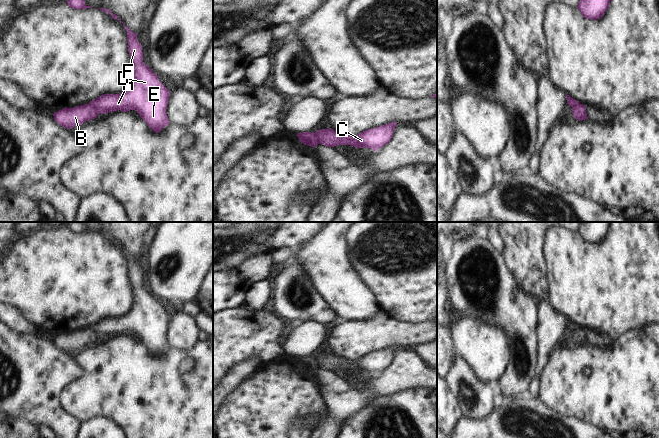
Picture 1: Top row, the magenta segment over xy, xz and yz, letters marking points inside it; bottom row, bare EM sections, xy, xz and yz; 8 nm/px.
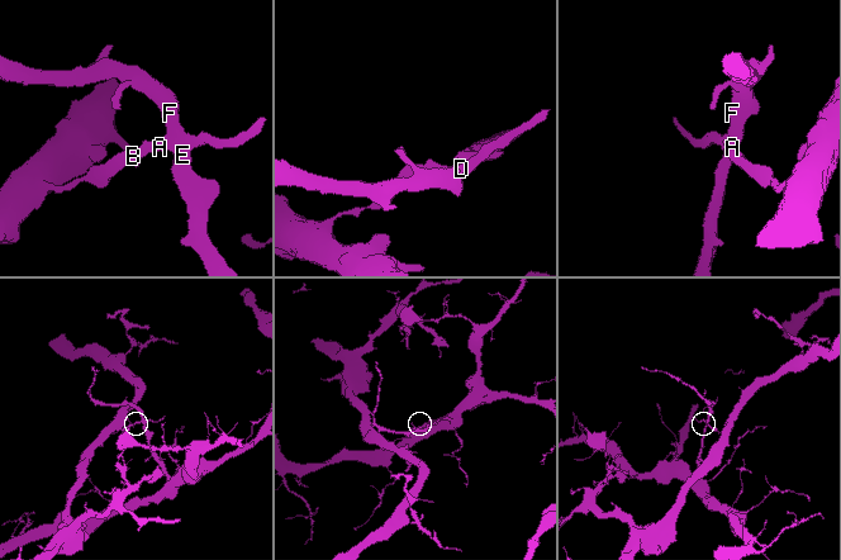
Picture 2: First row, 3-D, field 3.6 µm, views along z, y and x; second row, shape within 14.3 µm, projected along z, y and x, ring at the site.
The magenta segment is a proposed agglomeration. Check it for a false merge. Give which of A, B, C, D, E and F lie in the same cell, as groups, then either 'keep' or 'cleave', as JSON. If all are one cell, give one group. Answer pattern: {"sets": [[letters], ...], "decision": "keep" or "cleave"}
{"sets": [["A", "C", "D", "E", "F"], ["B"]], "decision": "cleave"}

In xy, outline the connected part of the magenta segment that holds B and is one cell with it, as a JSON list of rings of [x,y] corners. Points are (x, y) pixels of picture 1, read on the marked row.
[[[84,104],[73,108],[64,107],[62,110],[54,112],[53,116],[59,125],[70,130],[90,119],[95,119],[99,114],[100,112],[90,104]]]

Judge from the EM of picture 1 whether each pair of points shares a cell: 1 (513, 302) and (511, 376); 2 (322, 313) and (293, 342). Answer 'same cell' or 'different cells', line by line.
1: same cell
2: different cells

